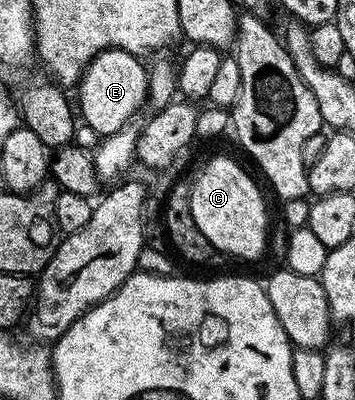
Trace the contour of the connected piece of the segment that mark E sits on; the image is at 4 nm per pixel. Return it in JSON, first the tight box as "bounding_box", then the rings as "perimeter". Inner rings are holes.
{"bounding_box":[79,47,149,137],"perimeter":[[[110,47],[108,51],[99,52],[81,72],[79,115],[83,123],[90,126],[97,136],[104,137],[115,133],[132,120],[129,118],[141,106],[143,108],[146,106],[149,98],[149,72],[146,64],[143,65],[141,62],[136,55]]]}

